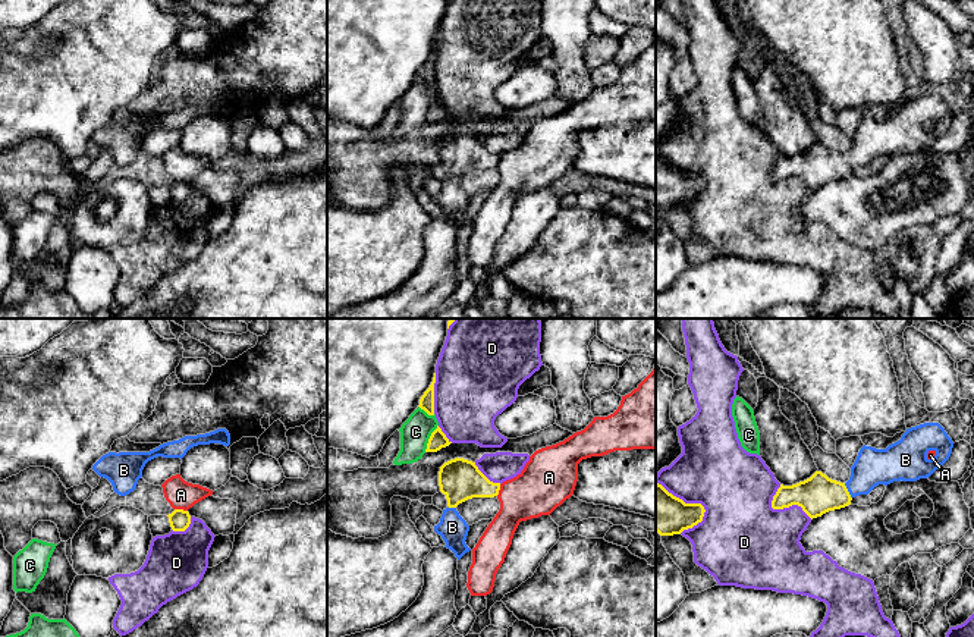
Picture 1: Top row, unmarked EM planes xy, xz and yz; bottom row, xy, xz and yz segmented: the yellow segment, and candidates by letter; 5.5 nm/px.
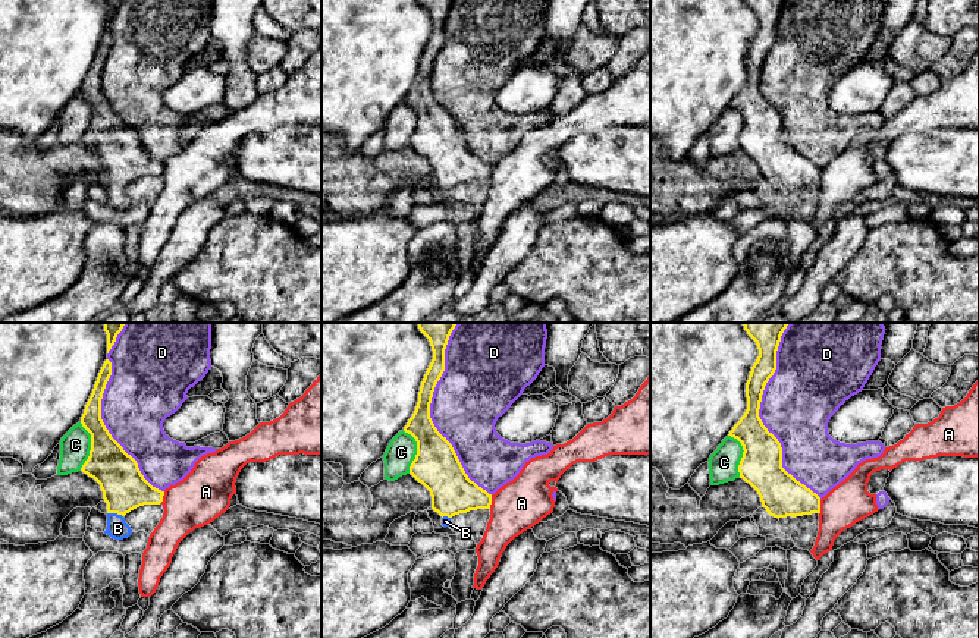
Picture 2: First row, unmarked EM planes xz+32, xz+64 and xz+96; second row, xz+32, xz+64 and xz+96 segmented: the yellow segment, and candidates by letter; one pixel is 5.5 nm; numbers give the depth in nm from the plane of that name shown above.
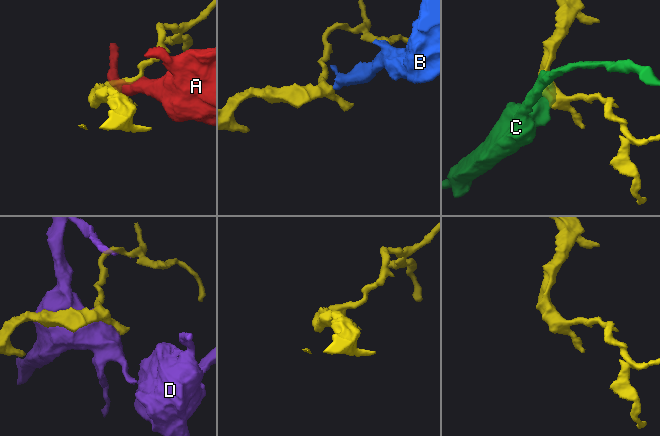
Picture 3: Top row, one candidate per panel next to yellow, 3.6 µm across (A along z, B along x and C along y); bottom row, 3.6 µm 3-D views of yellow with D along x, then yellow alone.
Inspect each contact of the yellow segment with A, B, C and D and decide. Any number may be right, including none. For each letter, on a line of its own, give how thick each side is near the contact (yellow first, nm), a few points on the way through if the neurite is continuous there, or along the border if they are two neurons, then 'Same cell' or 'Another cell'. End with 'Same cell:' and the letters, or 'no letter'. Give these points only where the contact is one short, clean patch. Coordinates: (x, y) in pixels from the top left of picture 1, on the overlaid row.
A: Thickness 120 nm (yellow) against 160 nm. Another cell
B: Thickness 220 nm (yellow) against 200 nm. Path across: yz (817, 495), (839, 495), (847, 490), (873, 467). Same cell
C: Thickness 90 nm (yellow) against 160 nm. Boundary: xz (437, 424), (424, 451). Another cell
D: Thickness 240 nm (yellow) against 400 nm. Another cell
Same cell: B

